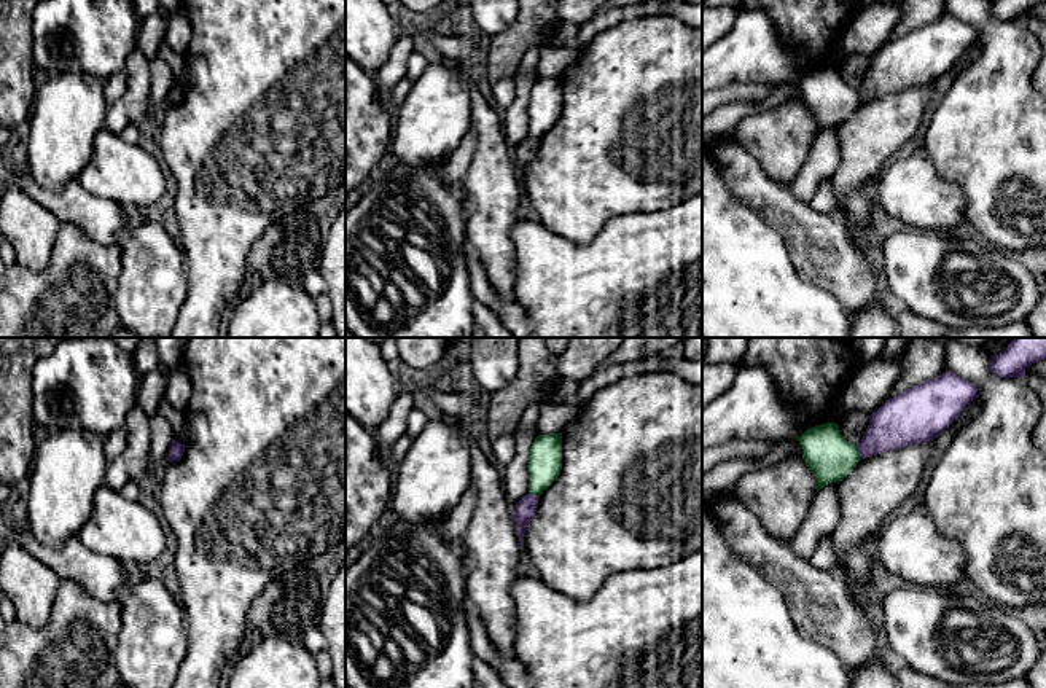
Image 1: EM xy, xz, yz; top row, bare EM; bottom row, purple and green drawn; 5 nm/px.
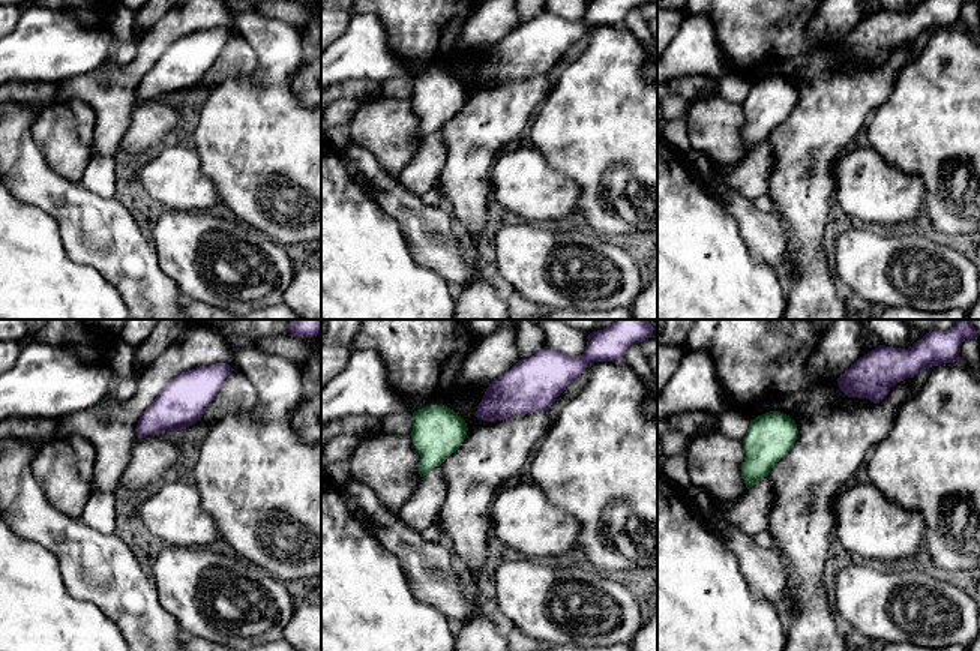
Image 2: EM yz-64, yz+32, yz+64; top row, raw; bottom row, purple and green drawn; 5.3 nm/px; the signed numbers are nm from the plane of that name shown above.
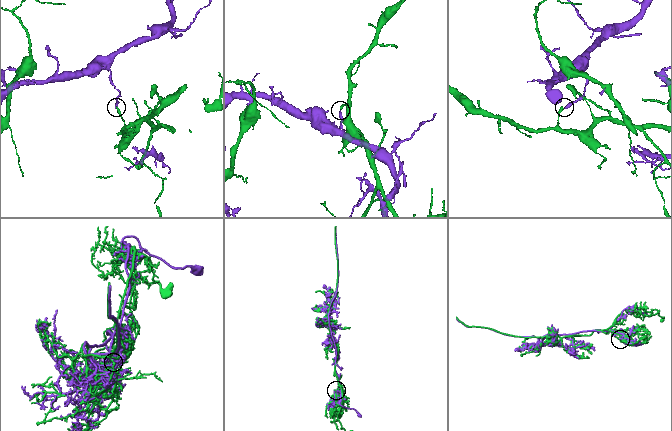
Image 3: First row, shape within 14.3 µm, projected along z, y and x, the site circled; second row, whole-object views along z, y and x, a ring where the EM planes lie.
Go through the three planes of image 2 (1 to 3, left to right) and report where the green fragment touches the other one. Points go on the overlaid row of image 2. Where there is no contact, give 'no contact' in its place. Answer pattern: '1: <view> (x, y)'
1: no contact
2: no contact
3: no contact

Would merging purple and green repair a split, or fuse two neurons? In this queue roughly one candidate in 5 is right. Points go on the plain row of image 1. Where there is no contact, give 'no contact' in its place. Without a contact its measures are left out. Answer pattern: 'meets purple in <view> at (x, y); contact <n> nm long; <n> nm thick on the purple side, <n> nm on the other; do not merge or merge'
meets purple in yz at (860, 97); contact 70 nm long; 240 nm thick on the purple side, 240 nm on the other; do not merge

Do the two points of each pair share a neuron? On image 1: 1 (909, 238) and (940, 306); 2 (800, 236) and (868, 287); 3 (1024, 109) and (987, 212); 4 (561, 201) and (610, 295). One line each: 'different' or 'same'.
1: same
2: same
3: same
4: different

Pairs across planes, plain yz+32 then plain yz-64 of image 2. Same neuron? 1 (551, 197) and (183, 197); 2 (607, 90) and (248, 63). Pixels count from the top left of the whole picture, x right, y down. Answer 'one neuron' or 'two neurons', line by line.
1: one neuron
2: two neurons

